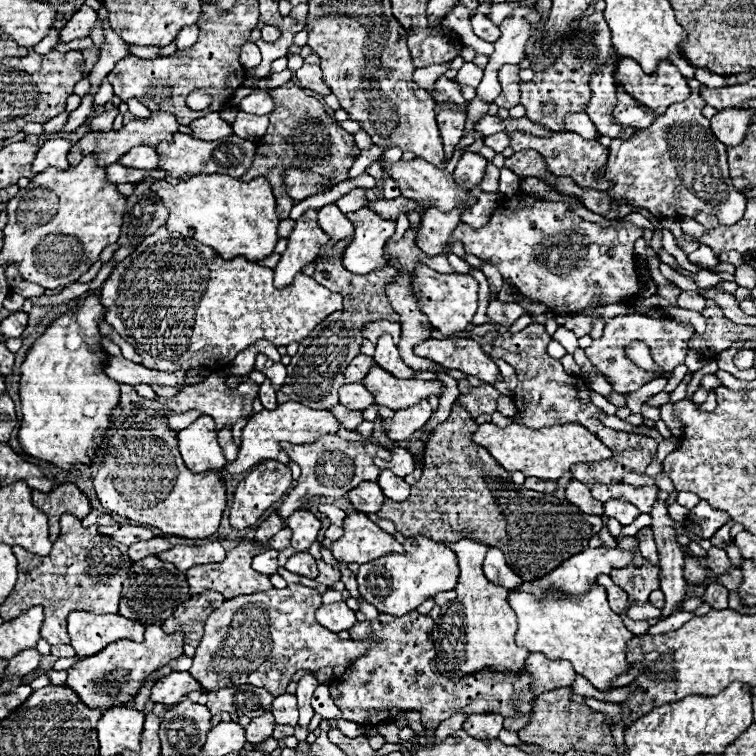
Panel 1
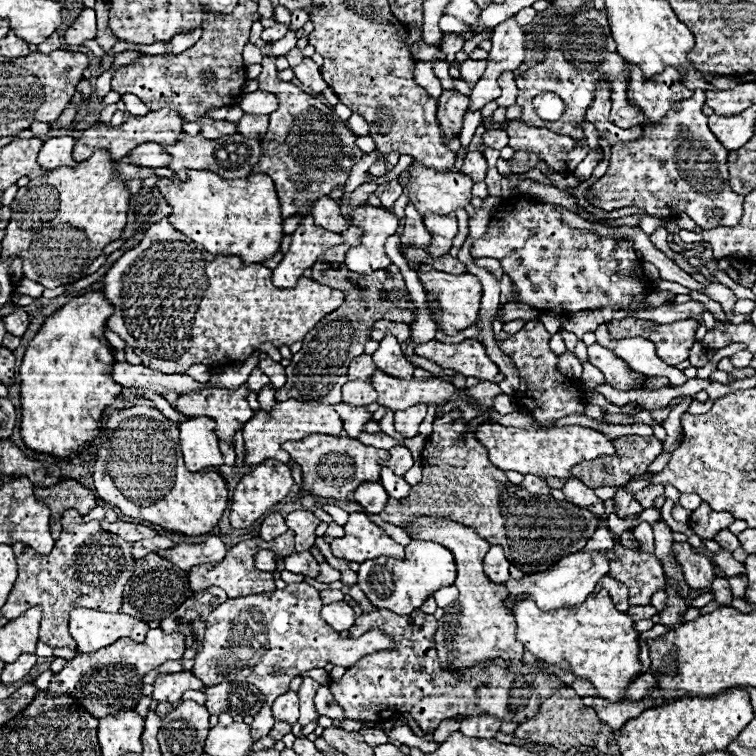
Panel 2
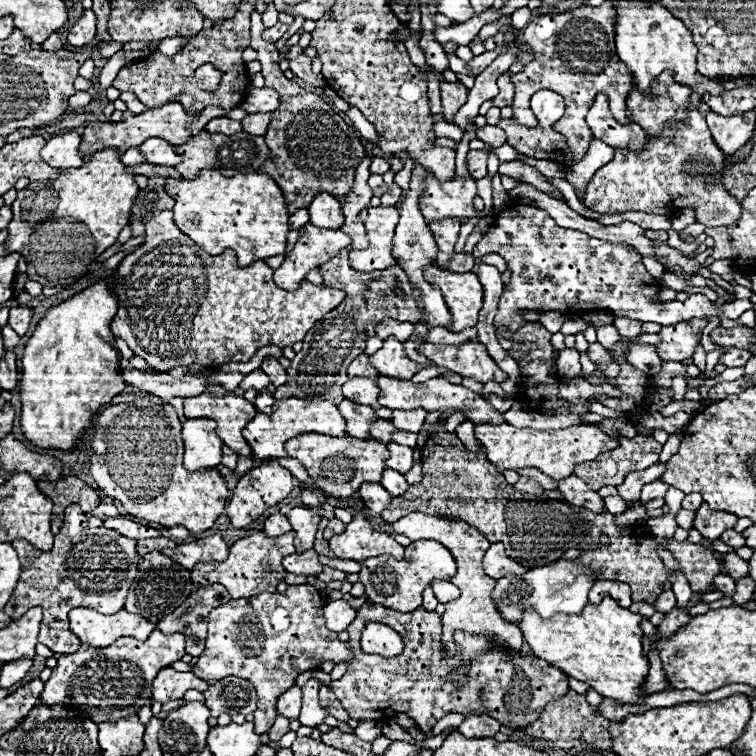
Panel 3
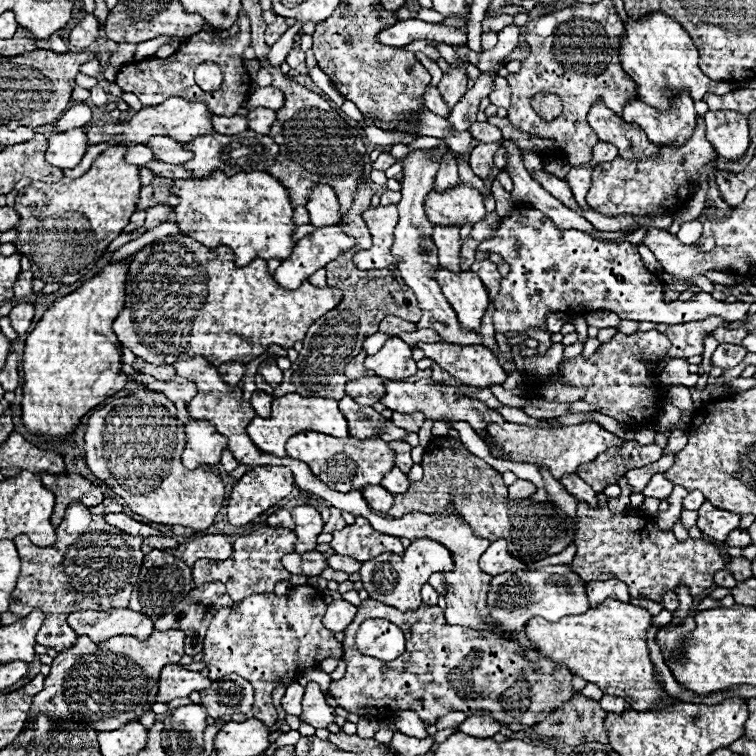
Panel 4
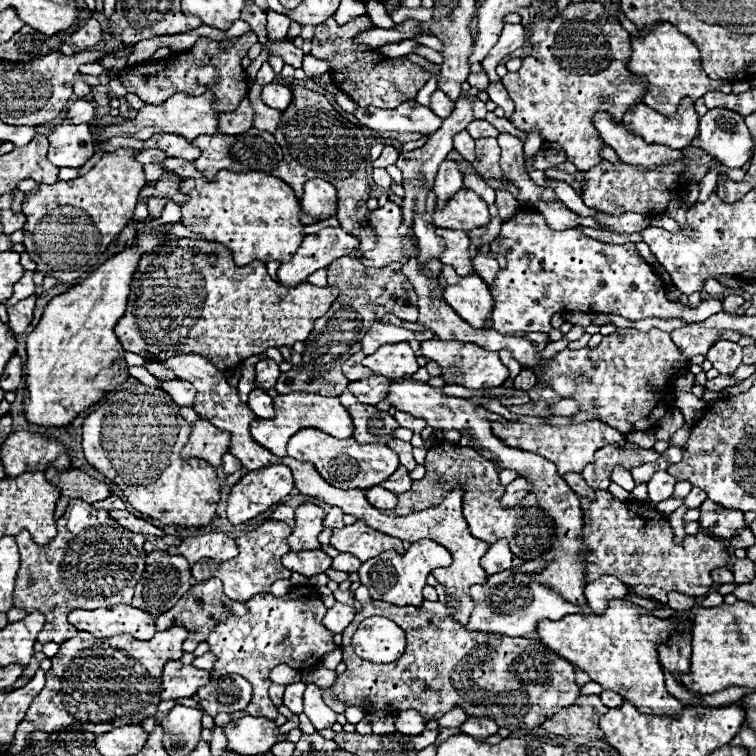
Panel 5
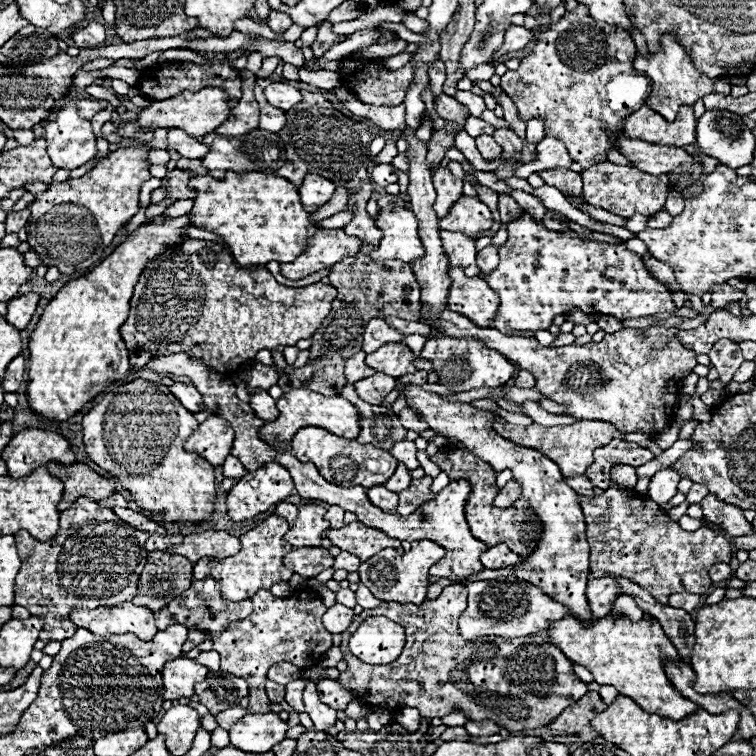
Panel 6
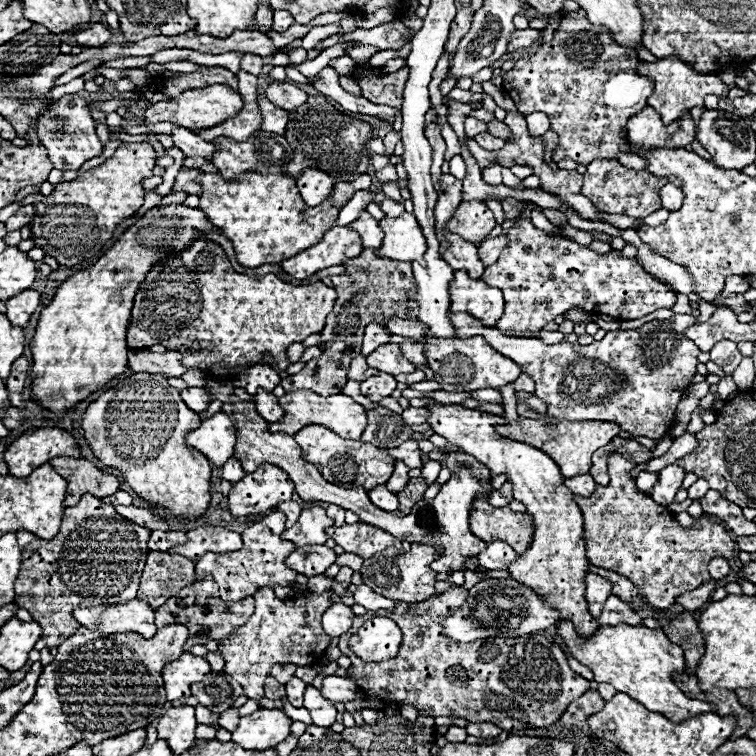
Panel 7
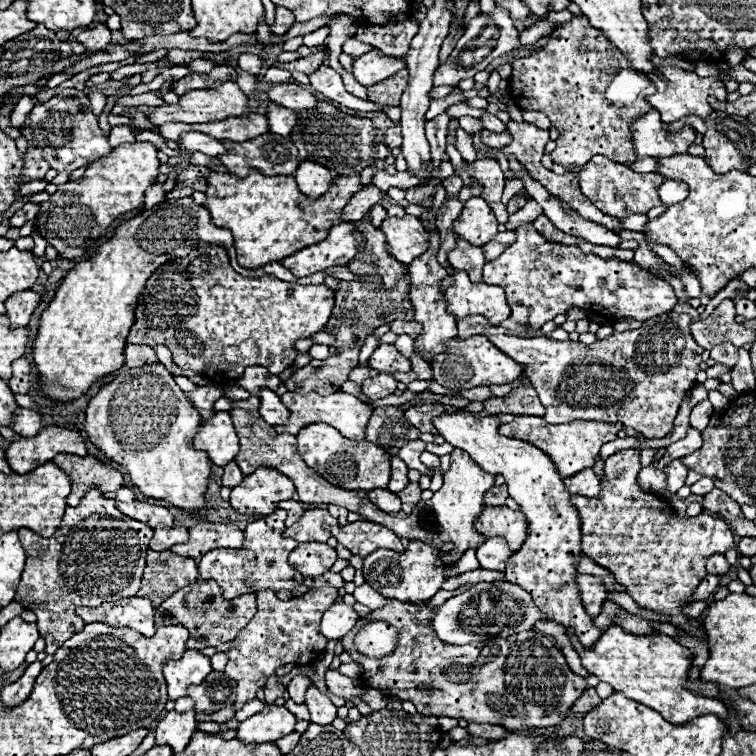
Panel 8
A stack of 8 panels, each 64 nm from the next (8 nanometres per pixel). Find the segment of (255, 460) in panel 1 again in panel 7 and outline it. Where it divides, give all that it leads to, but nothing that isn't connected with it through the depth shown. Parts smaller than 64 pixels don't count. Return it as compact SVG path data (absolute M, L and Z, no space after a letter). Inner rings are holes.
M298 390L298 392L286 392L280 396L280 404L284 408L284 418L276 424L270 424L270 432L286 432L294 436L298 430L302 430L308 424L322 424L334 430L338 436L348 440L360 440L362 430L366 428L366 408L358 402L354 402L346 394L332 394L332 396L320 396L312 390Z

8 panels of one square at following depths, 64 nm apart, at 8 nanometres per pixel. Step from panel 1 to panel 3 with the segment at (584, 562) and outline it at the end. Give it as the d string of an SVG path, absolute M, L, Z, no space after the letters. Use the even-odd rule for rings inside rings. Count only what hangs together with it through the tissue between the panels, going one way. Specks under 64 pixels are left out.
M558 560L540 568L530 568L524 574L510 574L496 580L492 600L496 602L502 618L512 624L518 624L522 620L524 610L528 608L538 612L542 618L552 618L556 614L578 614L588 604L588 590L594 582L596 578L588 576L586 568L582 568L576 560Z

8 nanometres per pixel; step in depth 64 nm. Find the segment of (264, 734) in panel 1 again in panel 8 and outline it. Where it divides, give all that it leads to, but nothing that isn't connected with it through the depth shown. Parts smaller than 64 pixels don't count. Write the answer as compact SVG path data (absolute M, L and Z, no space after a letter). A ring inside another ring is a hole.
M324 586L318 590L308 590L300 598L278 600L276 592L264 590L256 594L258 610L254 618L238 632L232 640L232 648L226 652L230 662L226 666L226 674L236 680L236 702L234 708L242 708L246 702L256 698L256 690L263 688L266 680L276 674L276 668L294 662L298 666L314 664L326 648L326 638L320 634L320 618L326 608L330 608L338 598L338 588ZM372 622L365 625L354 639L358 652L367 656L386 656L394 650L396 632L384 622Z

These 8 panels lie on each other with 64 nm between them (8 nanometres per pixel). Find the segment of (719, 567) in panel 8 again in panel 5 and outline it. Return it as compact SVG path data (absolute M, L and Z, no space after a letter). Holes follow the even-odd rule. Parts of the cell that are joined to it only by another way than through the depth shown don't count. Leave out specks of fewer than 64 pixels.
M722 566L722 568L712 570L712 580L714 580L714 584L730 584L730 582L734 582L734 576L726 566Z

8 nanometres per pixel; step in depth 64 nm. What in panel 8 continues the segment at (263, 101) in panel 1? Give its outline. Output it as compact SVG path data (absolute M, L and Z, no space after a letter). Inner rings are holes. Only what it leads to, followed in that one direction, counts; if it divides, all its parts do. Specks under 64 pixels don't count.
M274 84L268 90L268 96L274 104L280 104L292 110L314 110L318 104L318 98L312 96L312 92L296 84Z

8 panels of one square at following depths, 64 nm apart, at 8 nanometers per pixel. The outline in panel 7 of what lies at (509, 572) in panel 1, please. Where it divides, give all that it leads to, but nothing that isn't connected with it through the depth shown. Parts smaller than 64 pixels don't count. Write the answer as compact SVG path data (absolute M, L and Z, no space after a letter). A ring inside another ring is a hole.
M494 540L486 544L486 550L478 554L478 562L482 570L506 570L510 560L516 560L518 554L502 540Z

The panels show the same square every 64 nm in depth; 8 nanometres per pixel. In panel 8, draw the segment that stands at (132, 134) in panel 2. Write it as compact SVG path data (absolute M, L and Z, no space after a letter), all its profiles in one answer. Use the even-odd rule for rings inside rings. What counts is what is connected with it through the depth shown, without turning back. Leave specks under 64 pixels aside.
M224 82L220 88L214 90L190 90L180 96L178 104L166 104L154 108L148 118L152 124L162 126L164 122L186 122L186 124L198 124L198 122L210 122L210 120L222 120L230 116L246 116L250 112L250 100L246 94L238 88L236 82Z

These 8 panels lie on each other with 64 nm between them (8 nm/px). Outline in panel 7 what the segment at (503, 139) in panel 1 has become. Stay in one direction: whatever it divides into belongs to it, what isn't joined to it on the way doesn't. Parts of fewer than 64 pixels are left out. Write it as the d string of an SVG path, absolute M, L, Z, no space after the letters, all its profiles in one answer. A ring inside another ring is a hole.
M468 116L468 118L464 120L464 128L466 128L466 136L468 136L468 138L474 138L476 134L480 134L480 132L486 130L486 122L480 122L478 118Z

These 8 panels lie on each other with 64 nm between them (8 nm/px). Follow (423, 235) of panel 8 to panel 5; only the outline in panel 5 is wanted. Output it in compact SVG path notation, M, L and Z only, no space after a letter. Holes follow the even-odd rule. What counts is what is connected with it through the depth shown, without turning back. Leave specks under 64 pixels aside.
M386 202L382 208L376 208L366 214L370 226L376 230L376 248L362 254L364 266L382 268L390 262L406 262L412 256L418 256L418 248L410 236L398 234L398 228L404 222L402 210L394 202Z

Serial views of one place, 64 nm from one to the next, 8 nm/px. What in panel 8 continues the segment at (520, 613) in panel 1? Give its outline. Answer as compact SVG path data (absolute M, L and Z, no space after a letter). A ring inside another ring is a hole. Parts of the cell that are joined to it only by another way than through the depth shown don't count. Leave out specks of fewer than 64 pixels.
M610 626L610 630L606 630L600 636L598 644L586 650L578 644L578 638L574 638L572 632L568 632L568 636L582 660L582 666L590 674L598 676L602 682L608 682L614 688L614 692L622 692L630 700L660 712L670 724L684 724L702 714L716 714L722 722L728 722L728 710L724 702L716 698L696 696L694 692L686 690L688 670L692 668L694 654L688 648L680 646L674 638L666 634L634 636L618 626Z

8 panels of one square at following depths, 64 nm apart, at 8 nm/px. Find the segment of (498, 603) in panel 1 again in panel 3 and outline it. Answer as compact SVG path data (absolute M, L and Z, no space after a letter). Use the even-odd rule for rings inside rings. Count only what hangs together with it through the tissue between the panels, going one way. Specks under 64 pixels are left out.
M410 512L408 516L402 516L398 522L394 524L382 524L376 522L372 518L368 518L372 522L372 526L380 532L388 532L388 534L404 534L410 540L436 540L442 546L446 546L456 564L458 564L458 572L452 576L452 584L456 584L460 588L460 596L452 602L446 604L446 612L442 616L442 624L446 628L442 628L442 640L444 640L444 652L446 654L454 654L458 652L458 648L452 642L452 632L454 630L466 630L466 632L474 632L474 634L482 634L492 642L500 642L502 646L510 648L510 650L520 650L522 646L522 632L518 630L518 626L514 624L506 624L506 620L502 620L494 608L494 602L490 600L490 588L494 588L494 578L486 576L482 570L482 556L486 552L486 548L490 548L490 542L474 528L470 528L466 522L462 520L452 520L452 518L438 518L438 516L428 516L428 514L420 514L420 512Z

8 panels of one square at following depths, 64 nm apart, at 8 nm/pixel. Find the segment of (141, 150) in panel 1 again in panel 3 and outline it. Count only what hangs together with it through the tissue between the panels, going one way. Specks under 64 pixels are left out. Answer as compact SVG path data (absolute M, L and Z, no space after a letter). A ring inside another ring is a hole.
M148 138L144 144L140 144L140 150L146 154L146 162L150 164L176 166L184 160L184 156L176 154L174 146L164 138Z

